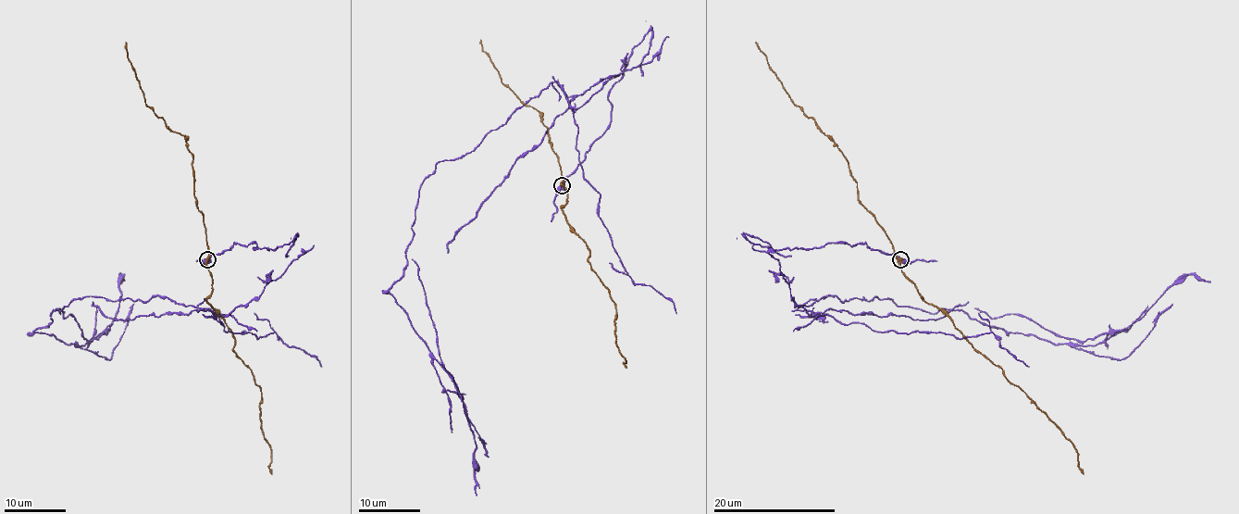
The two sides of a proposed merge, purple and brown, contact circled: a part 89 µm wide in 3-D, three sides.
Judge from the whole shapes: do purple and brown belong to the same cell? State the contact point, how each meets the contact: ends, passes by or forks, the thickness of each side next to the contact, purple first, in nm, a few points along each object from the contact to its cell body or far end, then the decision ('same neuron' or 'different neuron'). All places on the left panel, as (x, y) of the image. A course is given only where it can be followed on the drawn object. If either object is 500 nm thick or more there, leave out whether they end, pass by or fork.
(207, 259) | purple passes by | brown passes by | 480/360 nm | purple via (207, 259), (296, 235), (291, 262), (226, 316), (85, 296), (34, 332), (83, 345), (102, 334), (56, 308) | brown via (207, 259), (212, 290), (206, 301), (230, 330), (235, 353), (260, 386), (261, 432), (269, 444), (272, 474) | different neuron

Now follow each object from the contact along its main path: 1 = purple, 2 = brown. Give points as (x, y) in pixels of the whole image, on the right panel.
1: (900, 259), (746, 236), (776, 252), (811, 316), (799, 308), (876, 296), (1059, 344), (1106, 339), (974, 308)
2: (900, 259), (900, 270), (925, 301), (939, 308), (967, 341), (1003, 371), (1072, 444), (1083, 474)

